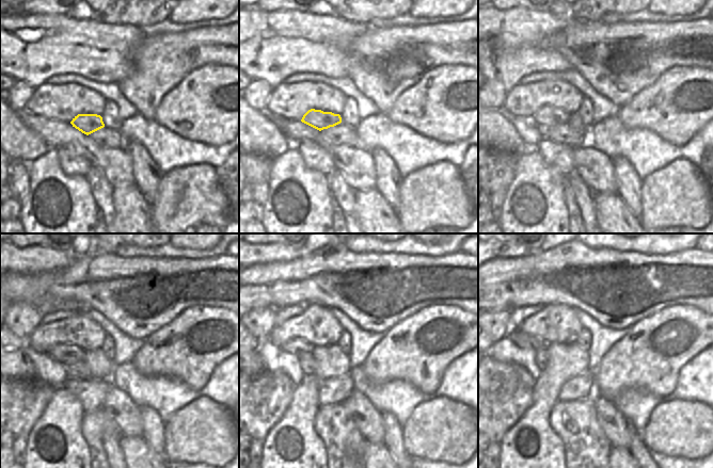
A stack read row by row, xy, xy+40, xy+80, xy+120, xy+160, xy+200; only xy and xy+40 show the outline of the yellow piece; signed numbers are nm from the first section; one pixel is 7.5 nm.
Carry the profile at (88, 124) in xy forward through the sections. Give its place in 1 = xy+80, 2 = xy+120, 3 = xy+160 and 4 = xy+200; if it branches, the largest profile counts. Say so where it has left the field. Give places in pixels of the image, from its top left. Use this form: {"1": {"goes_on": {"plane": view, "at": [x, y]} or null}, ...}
{"1": {"goes_on": {"plane": "xy+80", "at": [548, 115]}}, "2": {"goes_on": {"plane": "xy+120", "at": [62, 353]}}, "3": {"goes_on": {"plane": "xy+160", "at": [296, 345]}}, "4": {"goes_on": {"plane": "xy+200", "at": [522, 340]}}}

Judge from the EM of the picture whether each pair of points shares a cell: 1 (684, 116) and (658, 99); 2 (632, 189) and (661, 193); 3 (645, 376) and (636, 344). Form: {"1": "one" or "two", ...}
{"1": "one", "2": "two", "3": "one"}

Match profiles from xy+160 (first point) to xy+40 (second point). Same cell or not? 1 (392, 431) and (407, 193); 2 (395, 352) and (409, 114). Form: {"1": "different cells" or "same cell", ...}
{"1": "different cells", "2": "same cell"}

